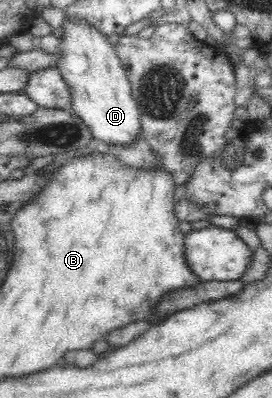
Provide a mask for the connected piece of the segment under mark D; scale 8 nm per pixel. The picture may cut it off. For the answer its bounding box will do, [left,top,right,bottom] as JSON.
[56,16,141,144]

